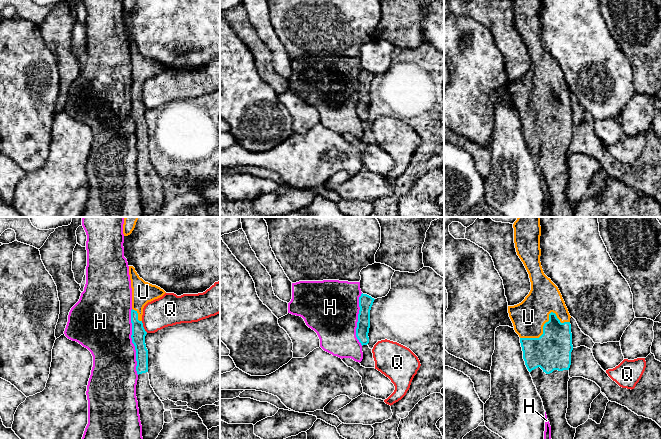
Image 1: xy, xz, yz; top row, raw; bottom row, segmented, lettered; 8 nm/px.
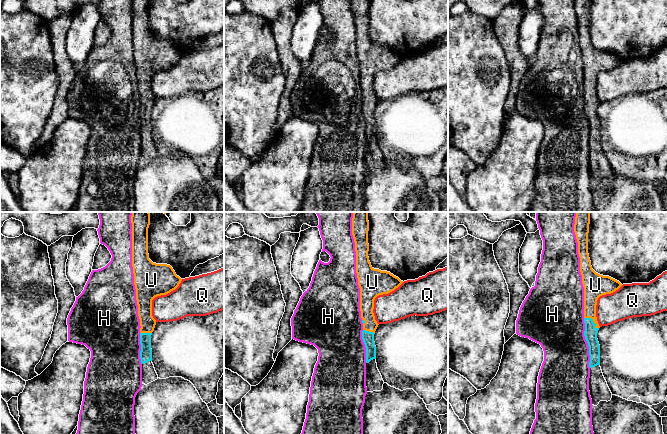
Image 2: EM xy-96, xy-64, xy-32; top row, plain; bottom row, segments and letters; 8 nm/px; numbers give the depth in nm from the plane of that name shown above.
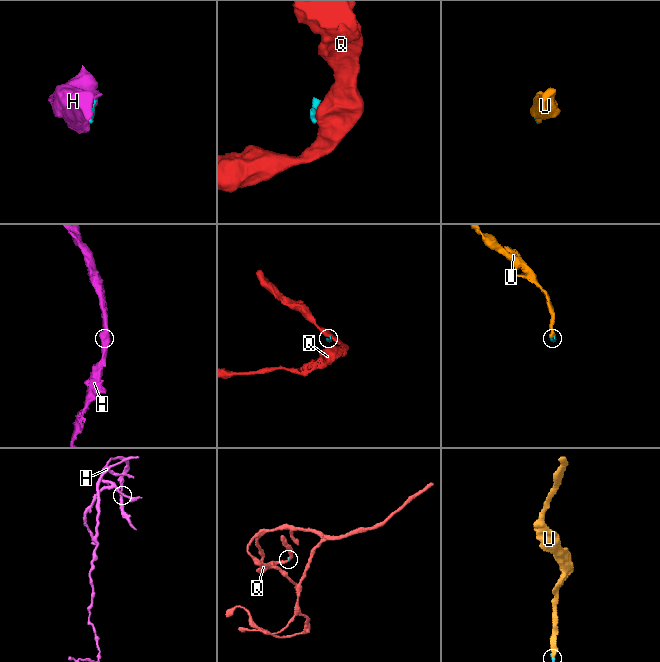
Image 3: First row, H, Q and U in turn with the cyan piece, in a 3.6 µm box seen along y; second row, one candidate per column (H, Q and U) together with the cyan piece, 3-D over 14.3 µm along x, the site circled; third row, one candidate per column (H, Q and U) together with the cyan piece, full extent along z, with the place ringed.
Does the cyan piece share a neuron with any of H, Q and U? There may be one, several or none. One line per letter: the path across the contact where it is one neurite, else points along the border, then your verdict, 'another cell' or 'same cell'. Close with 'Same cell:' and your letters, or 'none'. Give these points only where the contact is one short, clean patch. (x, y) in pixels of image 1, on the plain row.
H: another cell
Q: border along xy (141, 97), (147, 108); another cell
U: runs through yz (552, 126), (544, 100), (538, 95), (528, 93); same cell
Same cell: U

